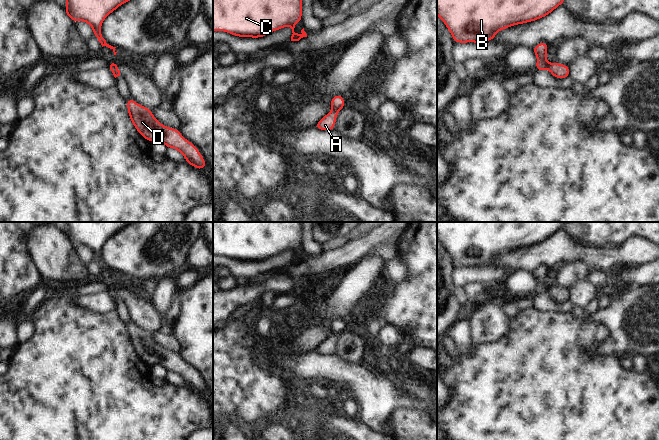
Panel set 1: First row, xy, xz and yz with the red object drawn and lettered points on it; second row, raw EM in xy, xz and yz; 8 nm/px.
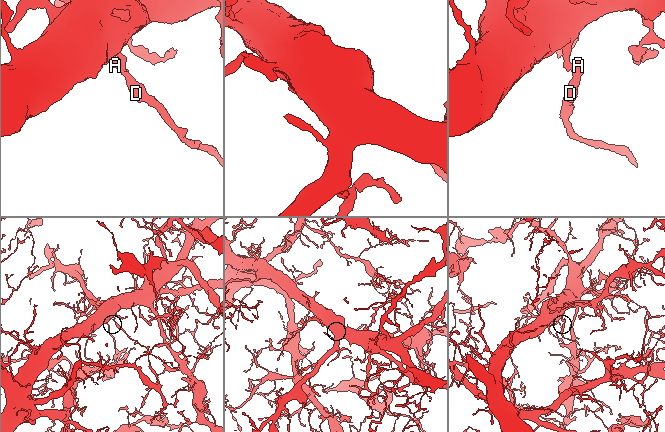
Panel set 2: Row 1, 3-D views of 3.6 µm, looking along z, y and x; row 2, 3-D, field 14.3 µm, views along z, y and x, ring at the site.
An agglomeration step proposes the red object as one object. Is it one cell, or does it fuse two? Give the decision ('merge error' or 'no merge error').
merge error

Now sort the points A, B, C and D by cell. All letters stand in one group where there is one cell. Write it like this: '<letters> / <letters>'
A D / B C

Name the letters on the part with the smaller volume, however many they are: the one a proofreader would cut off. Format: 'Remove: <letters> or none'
Remove: A, D

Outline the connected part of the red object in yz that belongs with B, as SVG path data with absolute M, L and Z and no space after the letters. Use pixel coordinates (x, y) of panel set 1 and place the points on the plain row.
M437 222L437 239L446 249L454 267L485 267L508 251L548 240L566 222Z

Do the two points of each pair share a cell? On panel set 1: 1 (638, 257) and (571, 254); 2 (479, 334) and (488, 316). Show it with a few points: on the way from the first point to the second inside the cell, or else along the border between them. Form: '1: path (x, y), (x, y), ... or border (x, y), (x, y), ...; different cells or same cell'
1: path (621, 256), (591, 256), (588, 254); same cell
2: path (483, 330), (488, 325), (488, 320); same cell

